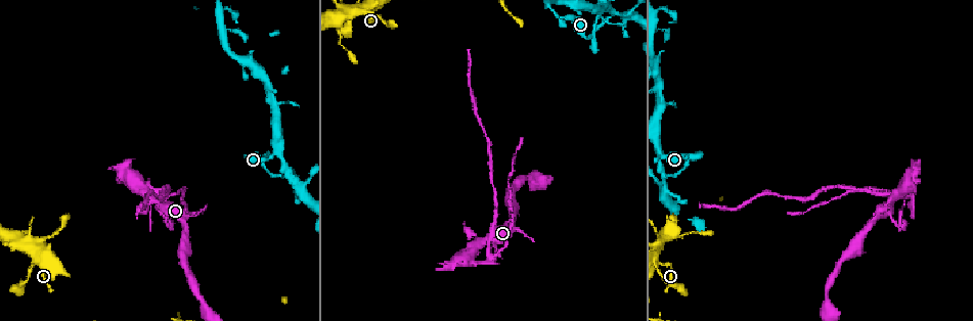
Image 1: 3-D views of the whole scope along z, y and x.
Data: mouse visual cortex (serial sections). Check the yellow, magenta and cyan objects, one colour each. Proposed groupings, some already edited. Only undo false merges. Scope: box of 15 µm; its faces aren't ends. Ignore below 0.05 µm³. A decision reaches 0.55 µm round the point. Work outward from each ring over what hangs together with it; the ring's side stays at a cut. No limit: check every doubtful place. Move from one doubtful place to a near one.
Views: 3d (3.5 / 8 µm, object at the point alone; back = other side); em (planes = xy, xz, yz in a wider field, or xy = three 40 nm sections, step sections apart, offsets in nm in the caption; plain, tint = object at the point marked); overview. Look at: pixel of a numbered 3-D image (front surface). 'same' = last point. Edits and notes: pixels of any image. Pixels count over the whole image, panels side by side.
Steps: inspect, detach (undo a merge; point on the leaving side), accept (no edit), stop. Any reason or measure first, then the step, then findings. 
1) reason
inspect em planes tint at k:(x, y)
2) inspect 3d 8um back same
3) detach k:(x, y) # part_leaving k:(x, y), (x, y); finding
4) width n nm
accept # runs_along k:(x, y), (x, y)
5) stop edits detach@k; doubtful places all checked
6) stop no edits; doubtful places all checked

abrupt turn
inspect em xy step 2 tint at 1:(892, 200)

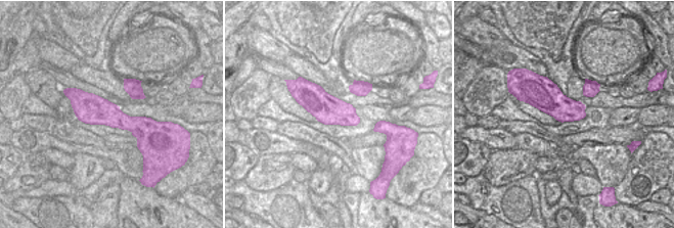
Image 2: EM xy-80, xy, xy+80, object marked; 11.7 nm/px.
wider look
inspect 3d 3.5um same

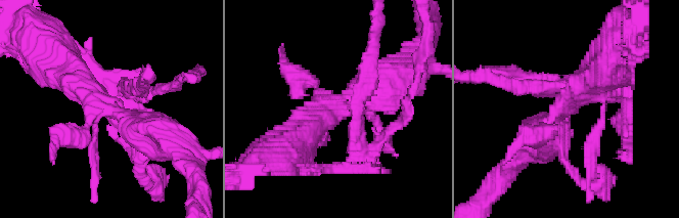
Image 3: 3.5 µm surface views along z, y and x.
width 340 nm
accept # runs_along 3:(546, 135), (575, 91), (523, 88); one cell here

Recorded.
a narrow waist
inspect 3d 3.5um at 1:(485, 262)

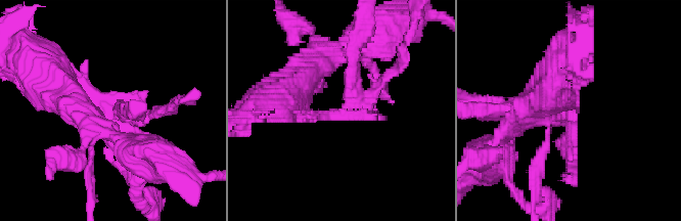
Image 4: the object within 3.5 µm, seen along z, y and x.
inspect em planes tint at 4:(340, 113)

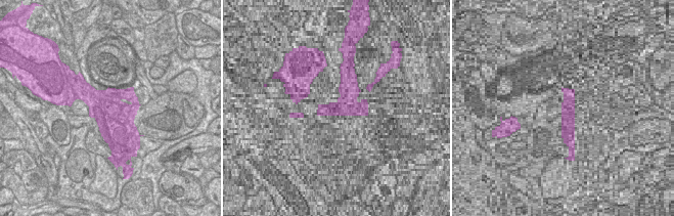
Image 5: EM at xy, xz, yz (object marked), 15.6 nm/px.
inspect em xy step 3 tint same

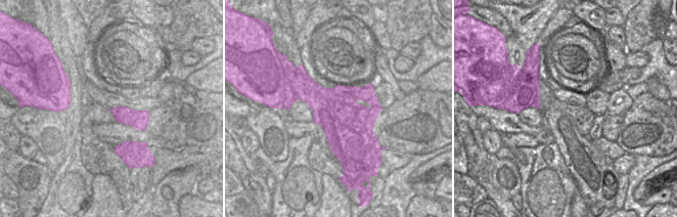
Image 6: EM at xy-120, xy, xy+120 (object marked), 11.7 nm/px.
accept # runs_along 4:(67, 95), (89, 98), (143, 174); one cell here

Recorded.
sharp bend
inspect 3d 3.5um at 1:(613, 14)

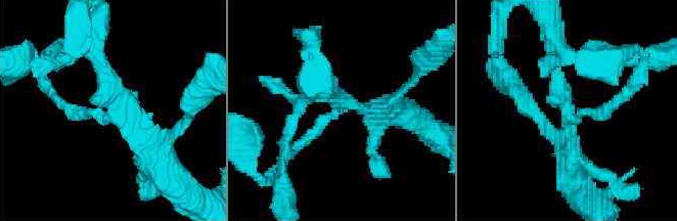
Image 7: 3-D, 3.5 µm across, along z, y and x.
inspect em planes tint at 7:(572, 121)

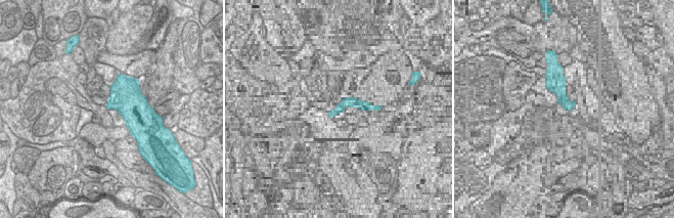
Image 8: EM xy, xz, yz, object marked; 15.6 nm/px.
accept # runs_along 7:(60, 102), (118, 119), (159, 166); continuous, no second cell

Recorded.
abrupt turn
inspect 3d 3.5um at 1:(628, 15)

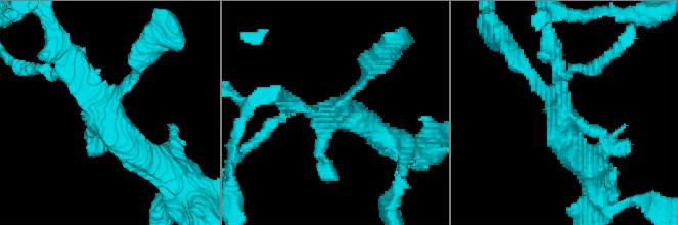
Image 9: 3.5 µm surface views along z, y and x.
shape alone is not enough
inspect em xy step 1 tint at 9:(102, 109)

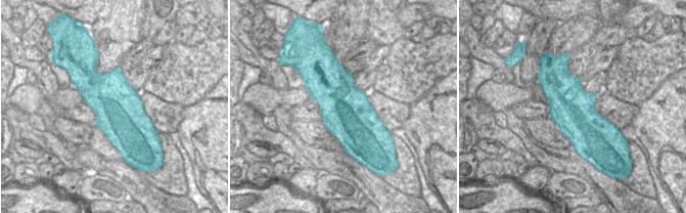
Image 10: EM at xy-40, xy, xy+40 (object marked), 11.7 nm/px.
accept # runs_along 9:(46, 68), (65, 74), (147, 155); all the same cell

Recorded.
stop no edits; doubtful places all checked

